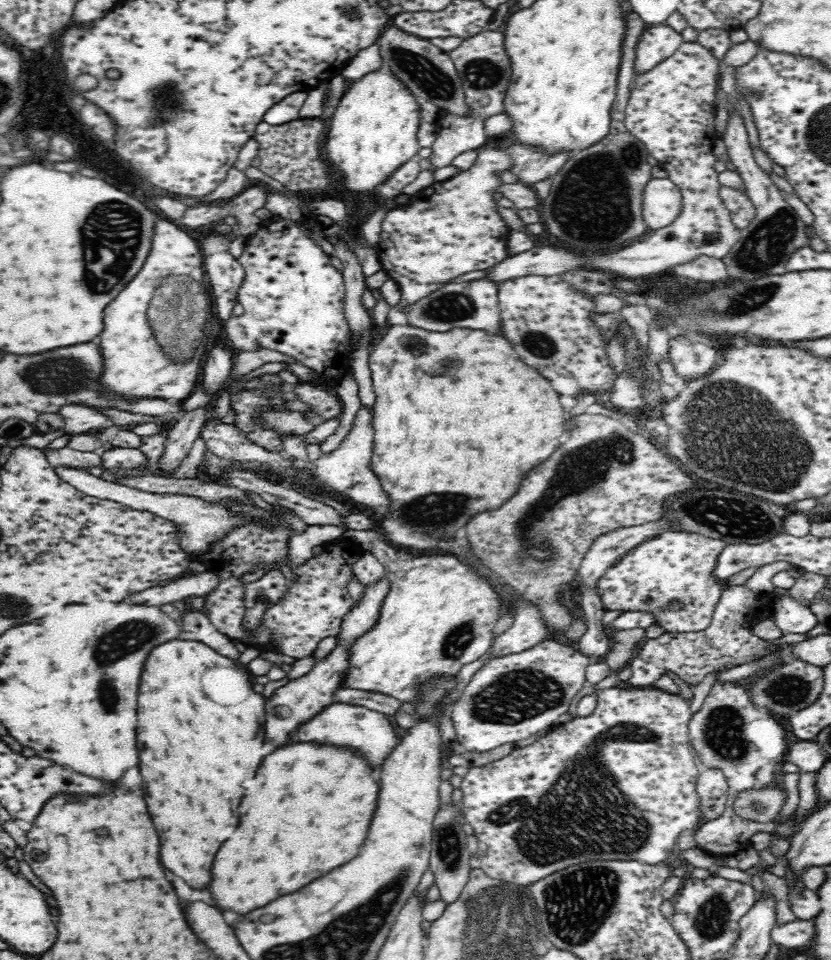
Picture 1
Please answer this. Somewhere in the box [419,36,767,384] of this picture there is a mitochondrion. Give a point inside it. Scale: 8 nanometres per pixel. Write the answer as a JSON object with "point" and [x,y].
{"point":[595,199]}

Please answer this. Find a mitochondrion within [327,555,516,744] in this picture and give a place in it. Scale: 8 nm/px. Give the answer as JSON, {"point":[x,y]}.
{"point":[460,637]}

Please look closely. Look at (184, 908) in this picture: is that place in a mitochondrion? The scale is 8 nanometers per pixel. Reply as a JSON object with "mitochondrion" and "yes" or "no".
{"mitochondrion":"no"}

